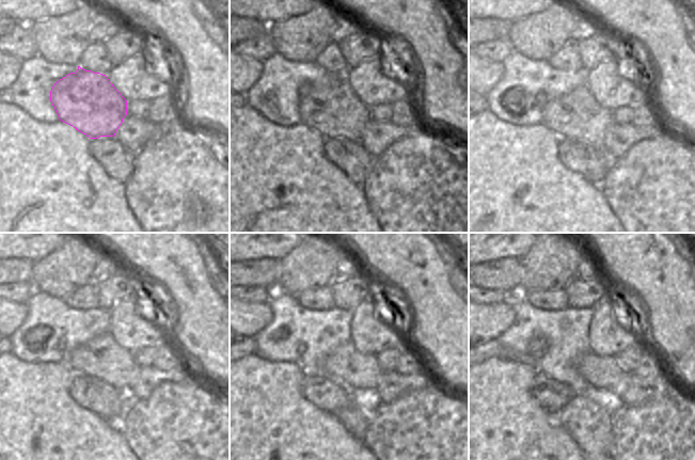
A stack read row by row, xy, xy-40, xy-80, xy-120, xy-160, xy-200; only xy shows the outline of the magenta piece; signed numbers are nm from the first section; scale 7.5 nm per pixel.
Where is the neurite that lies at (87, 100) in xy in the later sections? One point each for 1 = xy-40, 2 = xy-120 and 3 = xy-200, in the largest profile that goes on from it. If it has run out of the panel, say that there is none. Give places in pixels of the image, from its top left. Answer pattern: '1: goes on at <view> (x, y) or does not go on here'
1: goes on at xy-40 (331, 107)
2: goes on at xy-120 (103, 357)
3: goes on at xy-200 (604, 373)

